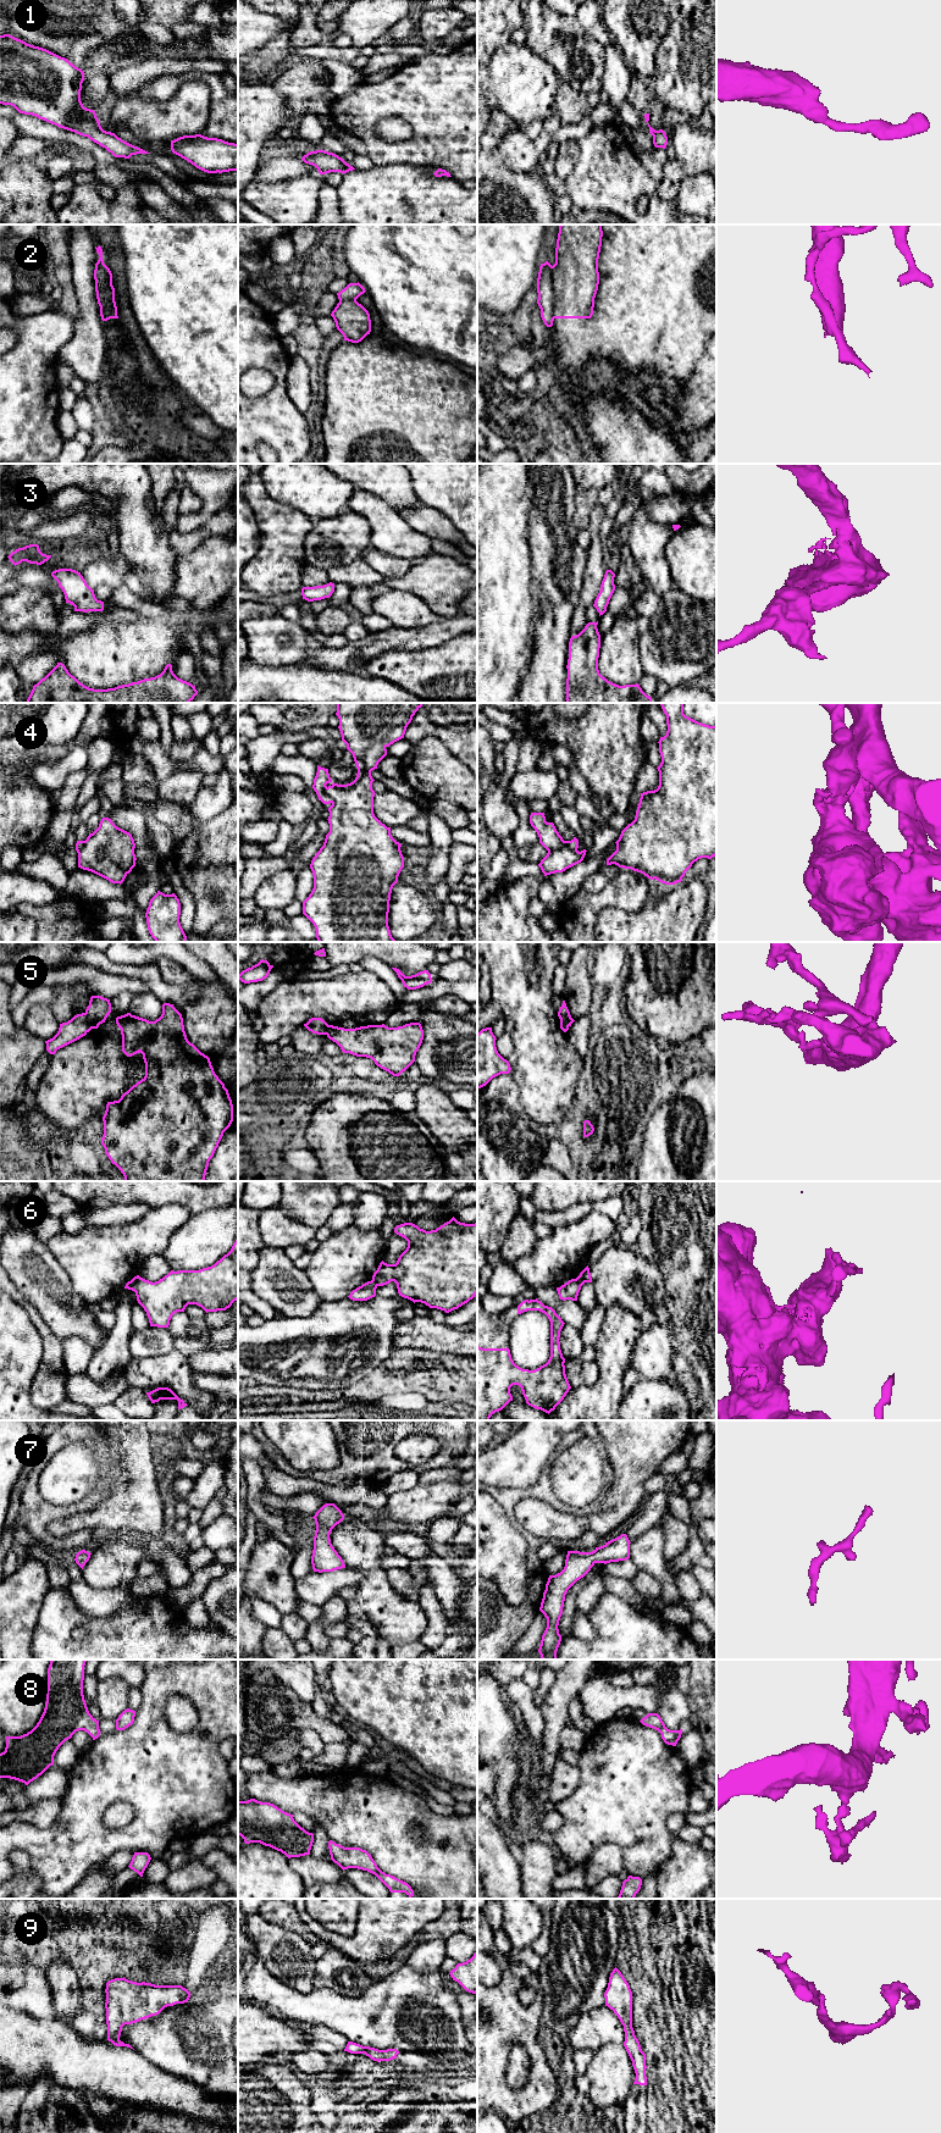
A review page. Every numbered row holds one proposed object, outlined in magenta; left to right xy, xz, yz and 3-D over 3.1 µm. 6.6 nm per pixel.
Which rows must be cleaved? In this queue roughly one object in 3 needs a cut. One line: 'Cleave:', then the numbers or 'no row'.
Cleave: 2, 4, 5, 6

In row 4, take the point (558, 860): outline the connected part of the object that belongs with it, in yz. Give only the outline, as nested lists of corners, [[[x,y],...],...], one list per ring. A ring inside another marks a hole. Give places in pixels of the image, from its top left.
[[[564,841],[560,848],[548,852],[538,866],[544,876],[563,872],[566,869],[581,863],[586,855],[586,852],[586,849],[581,852],[570,849],[566,846],[566,841]]]

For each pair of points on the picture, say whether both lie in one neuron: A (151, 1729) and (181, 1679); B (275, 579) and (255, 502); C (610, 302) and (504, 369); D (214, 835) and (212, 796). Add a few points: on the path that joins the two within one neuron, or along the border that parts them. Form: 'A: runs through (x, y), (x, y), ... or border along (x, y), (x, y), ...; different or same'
A: runs through (151, 1716), (154, 1702), (167, 1689); same
B: runs through (275, 559), (275, 521); same
C: border along (551, 327), (555, 341), (555, 364), (553, 366); different
D: border along (225, 809), (206, 820), (193, 818); different

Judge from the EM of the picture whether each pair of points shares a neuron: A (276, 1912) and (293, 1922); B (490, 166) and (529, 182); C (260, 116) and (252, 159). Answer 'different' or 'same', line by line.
A: same
B: same
C: same

